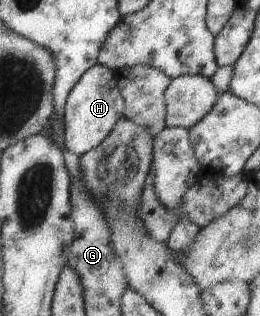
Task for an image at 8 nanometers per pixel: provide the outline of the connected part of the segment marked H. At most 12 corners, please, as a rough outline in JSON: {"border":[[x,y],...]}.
{"border":[[93,66],[65,108],[66,148],[78,156],[124,117],[116,71]]}

